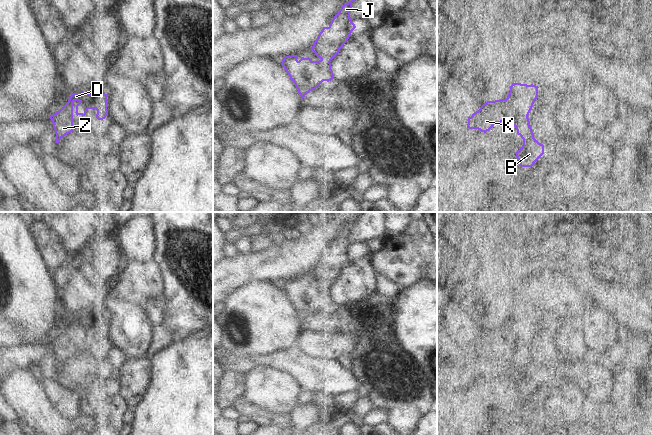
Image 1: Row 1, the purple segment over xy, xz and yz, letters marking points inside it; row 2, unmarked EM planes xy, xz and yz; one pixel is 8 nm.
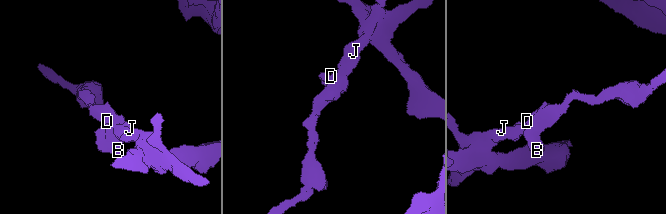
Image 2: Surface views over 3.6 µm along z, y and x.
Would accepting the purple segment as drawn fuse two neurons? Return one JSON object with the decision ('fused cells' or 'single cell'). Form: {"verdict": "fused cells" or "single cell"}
{"verdict": "single cell"}

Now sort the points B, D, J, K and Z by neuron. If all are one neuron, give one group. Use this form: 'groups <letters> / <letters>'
groups B D J K Z

